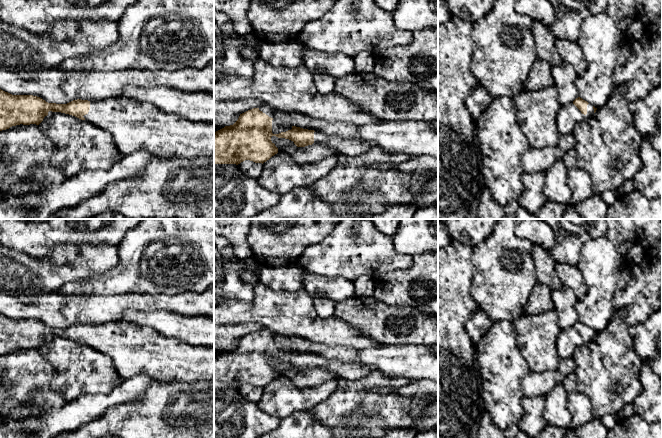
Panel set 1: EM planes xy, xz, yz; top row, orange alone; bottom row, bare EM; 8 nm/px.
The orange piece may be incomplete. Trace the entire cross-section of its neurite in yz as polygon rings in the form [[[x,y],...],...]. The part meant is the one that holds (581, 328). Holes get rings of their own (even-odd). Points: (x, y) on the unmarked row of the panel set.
[[[576,322],[571,328],[561,330],[558,336],[558,354],[561,358],[572,358],[575,349],[594,339],[597,332],[582,322]]]

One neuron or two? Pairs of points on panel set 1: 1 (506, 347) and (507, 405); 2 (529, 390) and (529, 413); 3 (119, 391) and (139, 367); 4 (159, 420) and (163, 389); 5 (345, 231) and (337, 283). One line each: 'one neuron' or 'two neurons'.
1: one neuron
2: two neurons
3: two neurons
4: one neuron
5: two neurons

